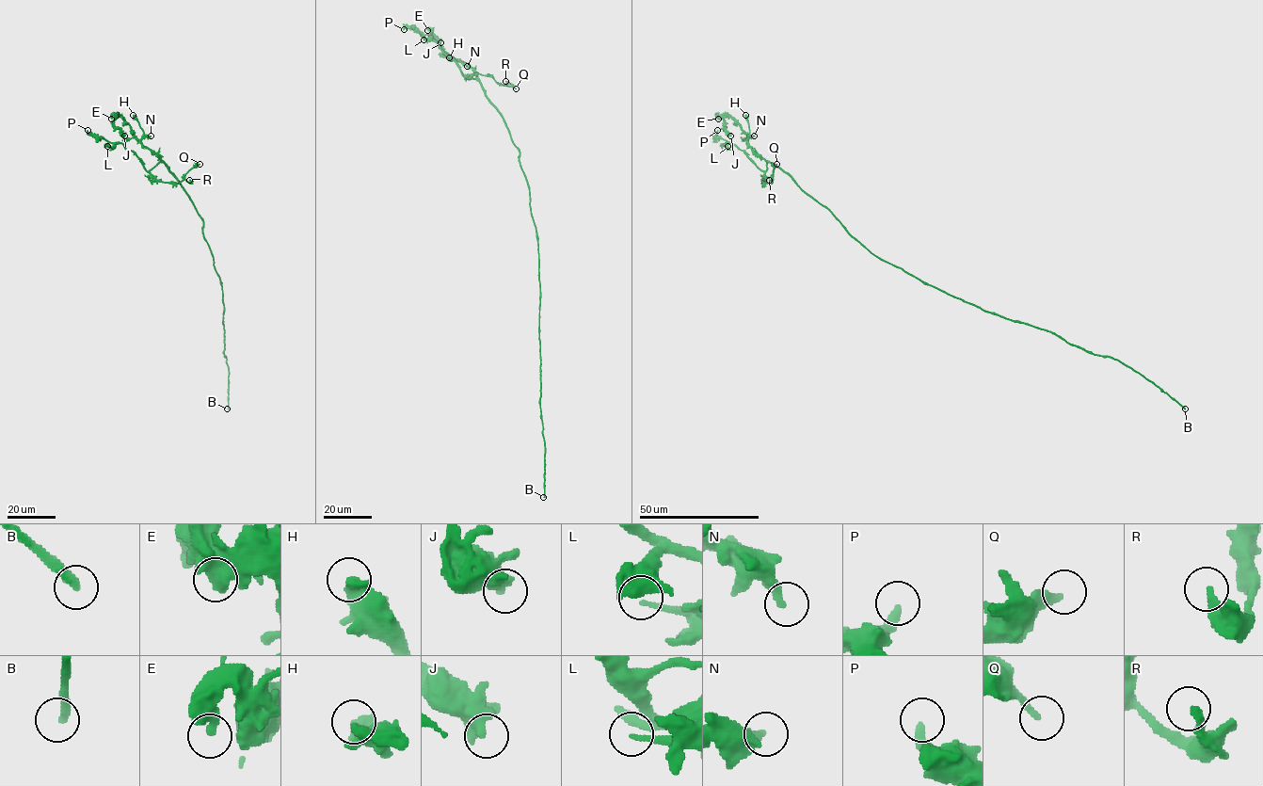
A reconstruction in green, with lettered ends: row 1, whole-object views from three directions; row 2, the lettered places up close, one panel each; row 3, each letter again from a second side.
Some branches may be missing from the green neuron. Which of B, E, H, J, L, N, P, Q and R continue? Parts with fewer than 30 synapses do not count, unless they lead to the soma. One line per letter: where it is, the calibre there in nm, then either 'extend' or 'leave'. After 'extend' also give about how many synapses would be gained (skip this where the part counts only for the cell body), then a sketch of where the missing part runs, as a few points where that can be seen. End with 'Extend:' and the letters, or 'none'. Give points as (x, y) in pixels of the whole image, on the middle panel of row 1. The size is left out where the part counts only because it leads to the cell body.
B: place (543, 497); calibre 320 nm; extend; 90 synapses
E: place (427, 30); calibre 360 nm; leave
H: place (449, 57); calibre 480 nm; leave
J: place (440, 42); calibre 550 nm; leave
L: place (423, 40); calibre 160 nm; leave
N: place (467, 66); calibre 320 nm; leave
P: place (404, 29); calibre 320 nm; leave
Q: place (516, 88); calibre 280 nm; leave
R: place (505, 81); calibre 240 nm; leave
Extend: B

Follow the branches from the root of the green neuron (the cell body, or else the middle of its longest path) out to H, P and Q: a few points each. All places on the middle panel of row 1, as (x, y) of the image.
H: (535, 224), (529, 186), (519, 160), (519, 150), (503, 119), (487, 98), (476, 72), (449, 57)
P: (535, 224), (519, 150), (481, 85), (467, 79), (436, 42), (424, 39), (413, 27), (404, 29)
Q: (535, 224), (519, 150), (481, 85), (466, 78), (489, 75), (497, 83), (516, 88)

